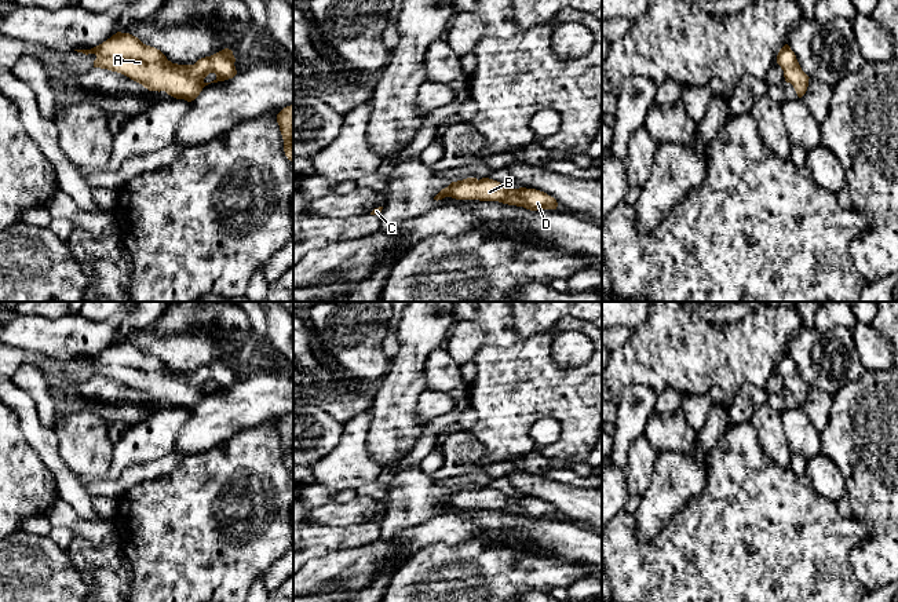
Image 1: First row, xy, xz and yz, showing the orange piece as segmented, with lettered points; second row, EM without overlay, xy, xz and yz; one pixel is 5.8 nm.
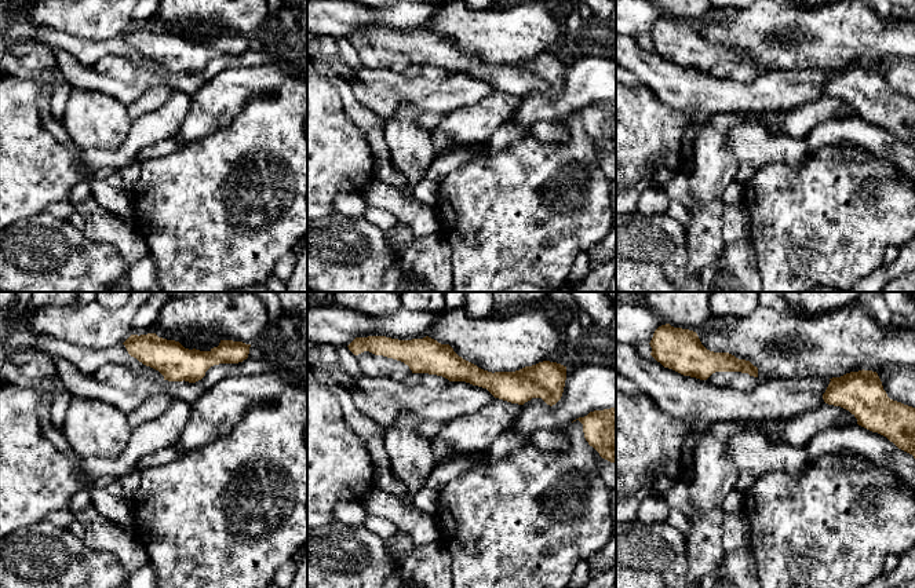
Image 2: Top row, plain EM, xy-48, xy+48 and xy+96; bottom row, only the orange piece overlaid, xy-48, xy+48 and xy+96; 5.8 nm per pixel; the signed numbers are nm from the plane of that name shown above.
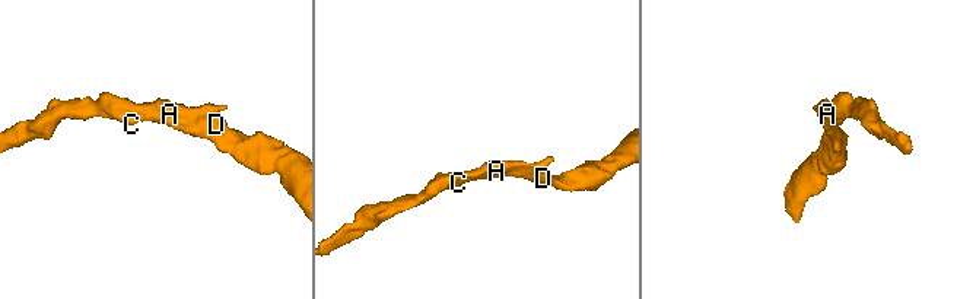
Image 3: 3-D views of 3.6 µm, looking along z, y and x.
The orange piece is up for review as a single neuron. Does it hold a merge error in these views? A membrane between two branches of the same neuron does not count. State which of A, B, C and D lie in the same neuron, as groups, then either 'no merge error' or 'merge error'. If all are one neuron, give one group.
groups A B C D; no merge error

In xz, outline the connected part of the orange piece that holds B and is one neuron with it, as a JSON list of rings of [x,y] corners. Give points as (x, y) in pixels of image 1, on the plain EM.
[[[467,486],[452,490],[442,497],[434,508],[452,506],[456,508],[499,510],[508,514],[523,515],[530,519],[556,518],[558,511],[554,506],[536,497],[512,497],[489,486]]]

